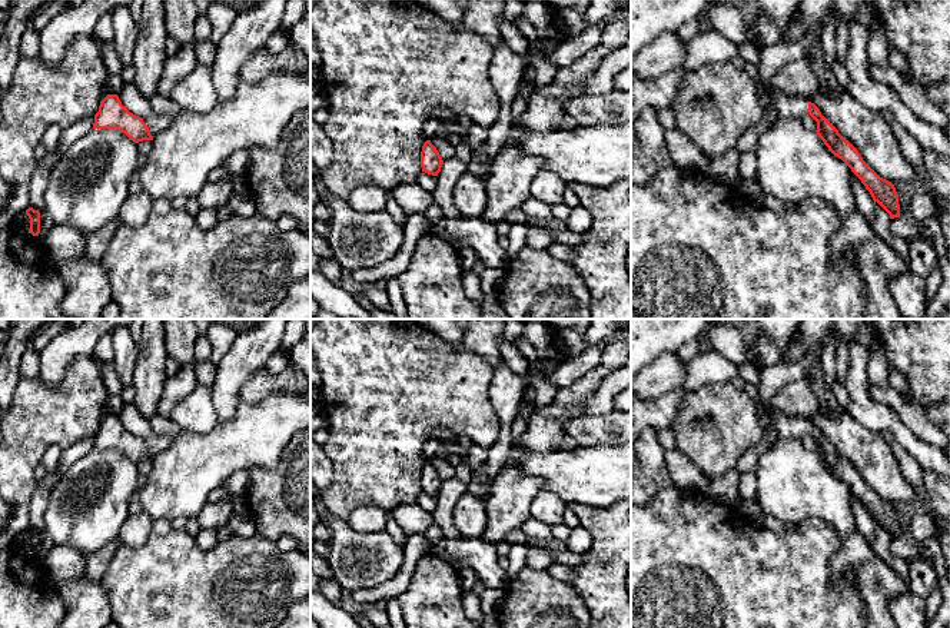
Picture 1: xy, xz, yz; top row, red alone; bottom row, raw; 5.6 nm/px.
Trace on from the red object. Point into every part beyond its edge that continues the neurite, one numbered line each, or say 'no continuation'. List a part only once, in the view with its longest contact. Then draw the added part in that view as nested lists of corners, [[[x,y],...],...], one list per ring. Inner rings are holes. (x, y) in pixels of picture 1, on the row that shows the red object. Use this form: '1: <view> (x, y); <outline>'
1: yz (786, 106); [[[770,89],[763,106],[768,104],[781,119],[801,119],[808,114],[808,99],[805,96],[788,96],[787,93]]]

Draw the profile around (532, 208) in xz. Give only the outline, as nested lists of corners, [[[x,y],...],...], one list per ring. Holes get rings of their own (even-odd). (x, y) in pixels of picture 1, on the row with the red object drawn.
[[[529,196],[522,205],[521,210],[528,216],[528,217],[539,217],[545,220],[554,219],[552,216],[552,209],[551,206],[539,202],[538,199]]]

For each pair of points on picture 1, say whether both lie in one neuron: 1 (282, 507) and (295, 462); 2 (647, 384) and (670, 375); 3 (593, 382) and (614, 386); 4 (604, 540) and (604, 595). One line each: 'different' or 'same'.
1: same
2: same
3: different
4: same

